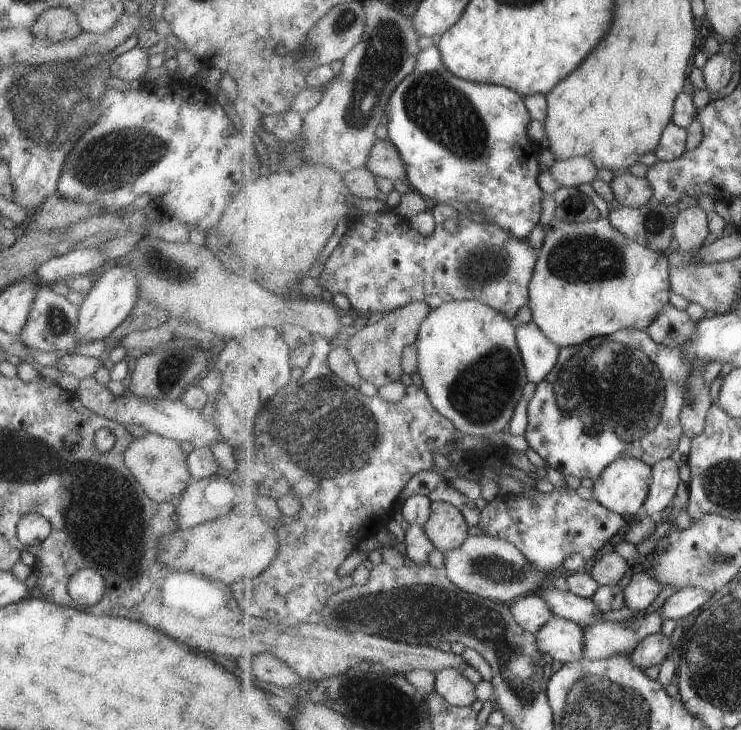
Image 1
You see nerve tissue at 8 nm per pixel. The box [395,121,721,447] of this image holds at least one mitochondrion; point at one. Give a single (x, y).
(591, 408)

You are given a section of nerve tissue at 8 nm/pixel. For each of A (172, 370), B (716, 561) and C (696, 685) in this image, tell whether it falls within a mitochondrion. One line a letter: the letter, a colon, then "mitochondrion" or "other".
A: mitochondrion
B: mitochondrion
C: mitochondrion

